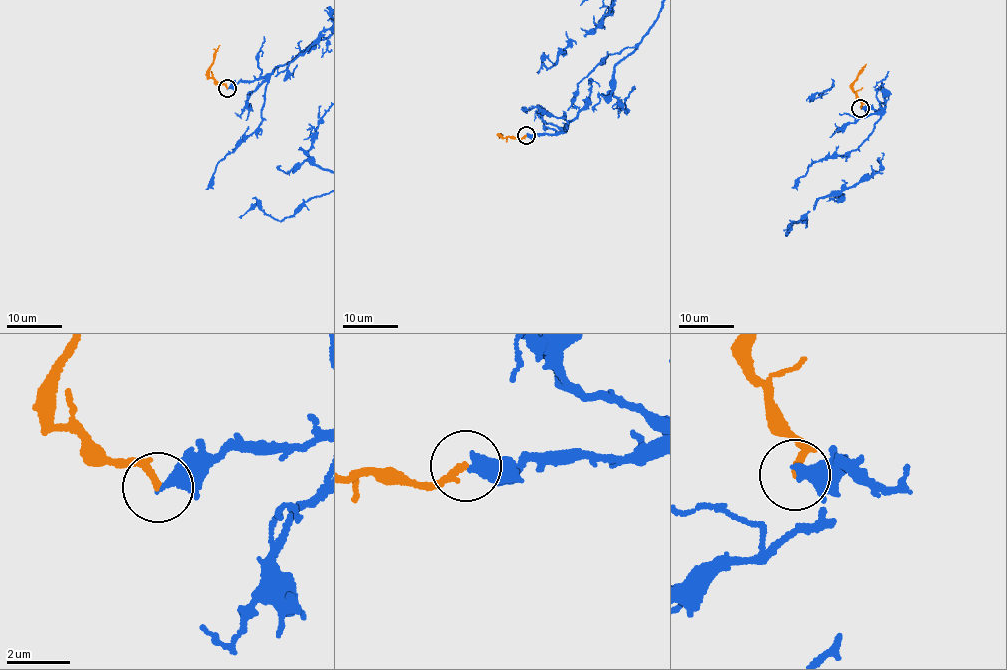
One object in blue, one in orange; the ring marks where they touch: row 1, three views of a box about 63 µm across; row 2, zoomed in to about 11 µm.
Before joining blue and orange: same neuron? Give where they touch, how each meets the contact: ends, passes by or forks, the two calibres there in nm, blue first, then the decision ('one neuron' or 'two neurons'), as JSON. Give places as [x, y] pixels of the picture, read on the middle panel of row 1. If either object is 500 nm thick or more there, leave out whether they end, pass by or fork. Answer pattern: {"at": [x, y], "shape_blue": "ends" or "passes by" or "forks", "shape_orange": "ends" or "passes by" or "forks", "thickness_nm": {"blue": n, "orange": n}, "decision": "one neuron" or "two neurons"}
{"at": [526, 135], "shape_blue": "ends", "shape_orange": "ends", "thickness_nm": {"blue": 400, "orange": 240}, "decision": "two neurons"}

